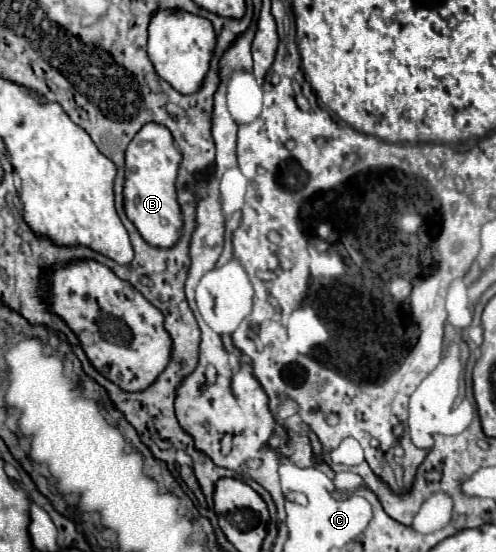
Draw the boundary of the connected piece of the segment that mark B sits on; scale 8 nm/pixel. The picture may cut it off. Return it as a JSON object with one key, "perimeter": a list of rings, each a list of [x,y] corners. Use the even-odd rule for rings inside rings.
{"perimeter":[[[146,123],[146,127],[138,131],[126,149],[126,215],[136,225],[142,239],[152,247],[170,249],[180,241],[178,231],[184,225],[176,199],[176,177],[180,163],[182,153],[174,145],[170,131],[166,131],[166,127],[158,127],[158,123]]]}

